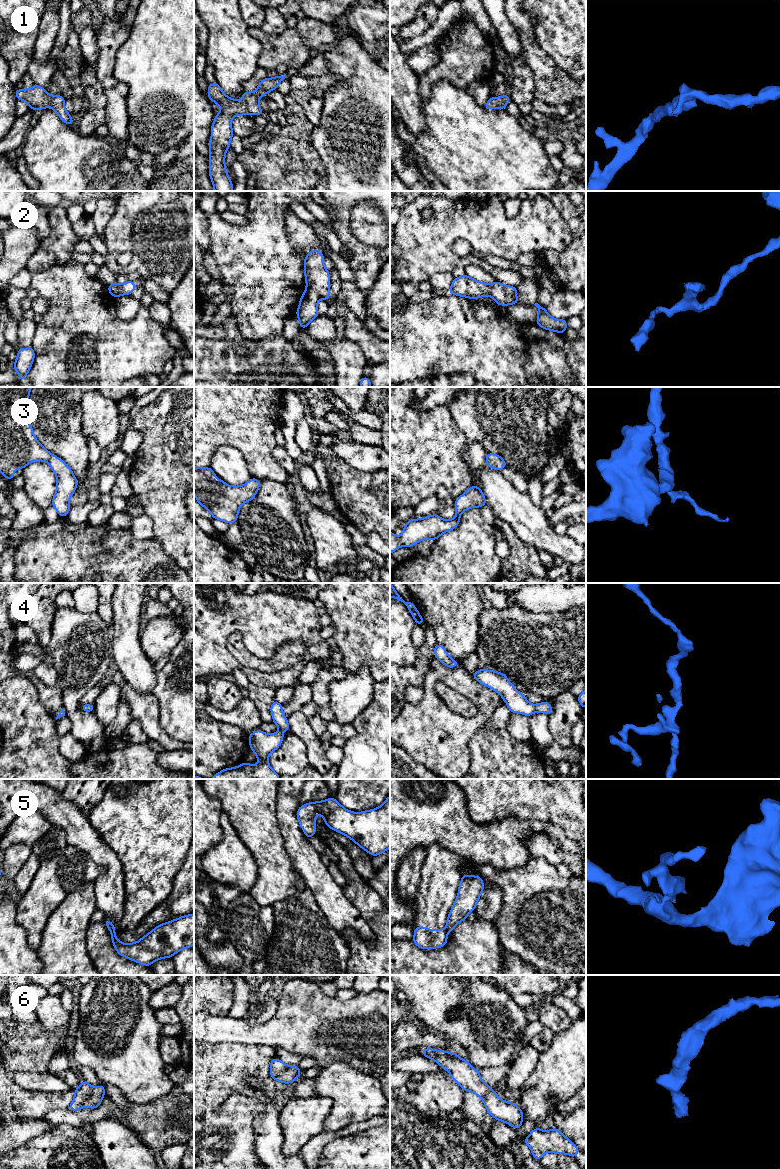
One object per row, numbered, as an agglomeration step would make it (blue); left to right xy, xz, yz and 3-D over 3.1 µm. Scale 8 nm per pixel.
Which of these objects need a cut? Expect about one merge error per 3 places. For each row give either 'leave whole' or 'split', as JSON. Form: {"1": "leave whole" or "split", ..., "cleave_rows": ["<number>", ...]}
{"1": "leave whole", "2": "split", "3": "leave whole", "4": "leave whole", "5": "split", "6": "leave whole", "cleave_rows": ["2", "5"]}

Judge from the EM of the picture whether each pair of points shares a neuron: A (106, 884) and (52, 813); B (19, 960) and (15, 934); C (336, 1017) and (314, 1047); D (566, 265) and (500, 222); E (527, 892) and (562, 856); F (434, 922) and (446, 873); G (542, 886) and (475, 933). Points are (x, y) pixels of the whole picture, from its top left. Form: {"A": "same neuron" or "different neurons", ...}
{"A": "same neuron", "B": "same neuron", "C": "same neuron", "D": "different neurons", "E": "different neurons", "F": "same neuron", "G": "different neurons"}

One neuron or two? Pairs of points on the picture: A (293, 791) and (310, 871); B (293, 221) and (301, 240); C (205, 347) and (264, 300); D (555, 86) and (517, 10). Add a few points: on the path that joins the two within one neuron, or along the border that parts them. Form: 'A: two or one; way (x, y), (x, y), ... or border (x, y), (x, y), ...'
A: one; way (289, 811), (289, 827), (300, 851)
B: one; way (295, 226), (301, 235)
C: two; border (232, 313), (239, 332), (251, 340)
D: one; way (543, 67), (531, 54), (525, 29)

